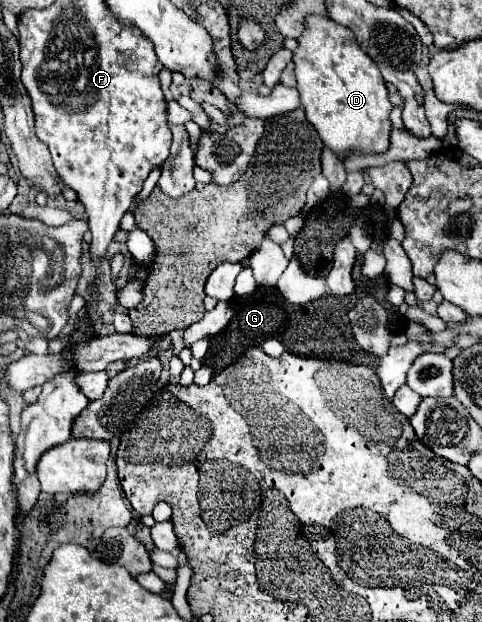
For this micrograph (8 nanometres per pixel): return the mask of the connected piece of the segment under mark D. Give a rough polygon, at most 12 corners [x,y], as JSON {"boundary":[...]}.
{"boundary":[[306,18],[300,102],[334,154],[384,154],[388,90],[352,30]]}

